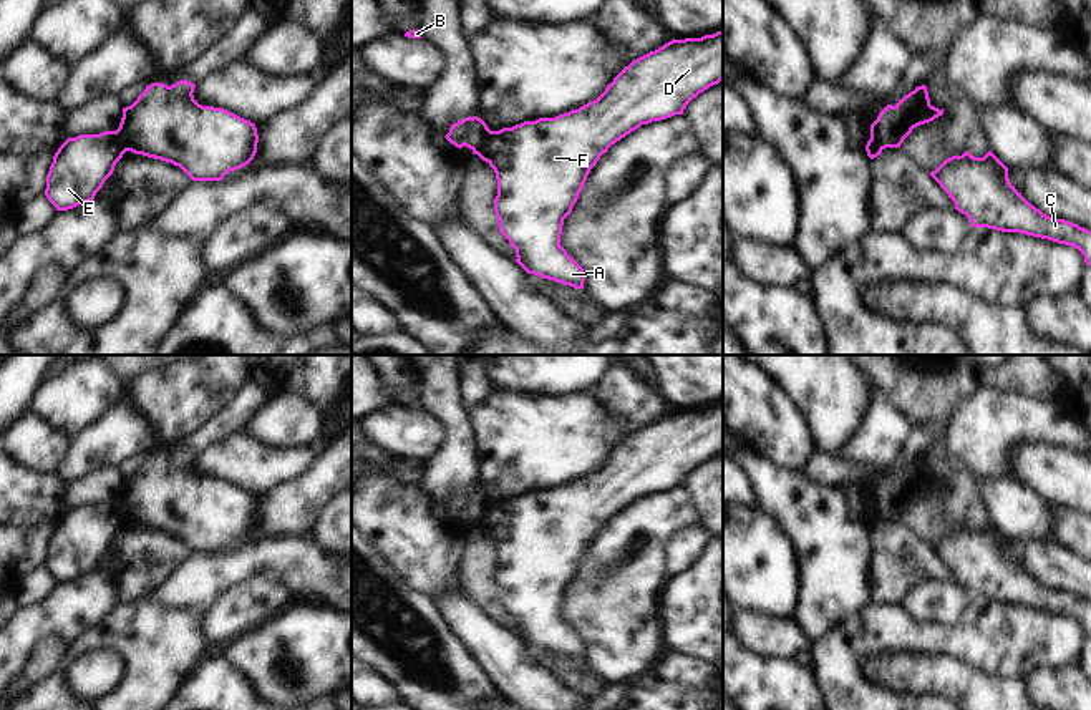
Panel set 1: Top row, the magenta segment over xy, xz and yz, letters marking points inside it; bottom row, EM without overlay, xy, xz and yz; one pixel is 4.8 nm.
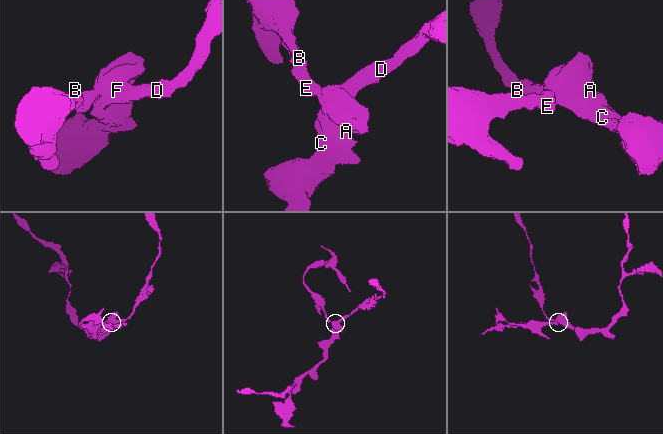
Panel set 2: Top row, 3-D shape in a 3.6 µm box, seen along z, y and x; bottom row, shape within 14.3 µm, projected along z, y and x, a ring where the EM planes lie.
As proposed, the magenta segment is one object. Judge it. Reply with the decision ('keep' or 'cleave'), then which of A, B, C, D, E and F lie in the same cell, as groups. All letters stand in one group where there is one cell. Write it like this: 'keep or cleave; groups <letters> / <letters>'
cleave; groups A C D F / B E

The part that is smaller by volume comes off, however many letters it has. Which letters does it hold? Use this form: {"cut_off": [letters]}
{"cut_off": ["B", "E"]}

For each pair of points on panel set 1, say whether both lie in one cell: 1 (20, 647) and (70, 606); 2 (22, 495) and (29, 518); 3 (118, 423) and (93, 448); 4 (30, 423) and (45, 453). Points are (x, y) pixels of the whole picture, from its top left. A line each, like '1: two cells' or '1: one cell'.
1: one cell
2: one cell
3: one cell
4: one cell

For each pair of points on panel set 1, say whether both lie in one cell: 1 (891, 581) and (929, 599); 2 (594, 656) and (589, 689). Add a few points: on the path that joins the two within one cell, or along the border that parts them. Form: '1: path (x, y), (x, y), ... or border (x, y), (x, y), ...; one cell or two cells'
1: border (947, 579), (916, 583), (901, 604); two cells
2: border (582, 661), (609, 682); two cells

